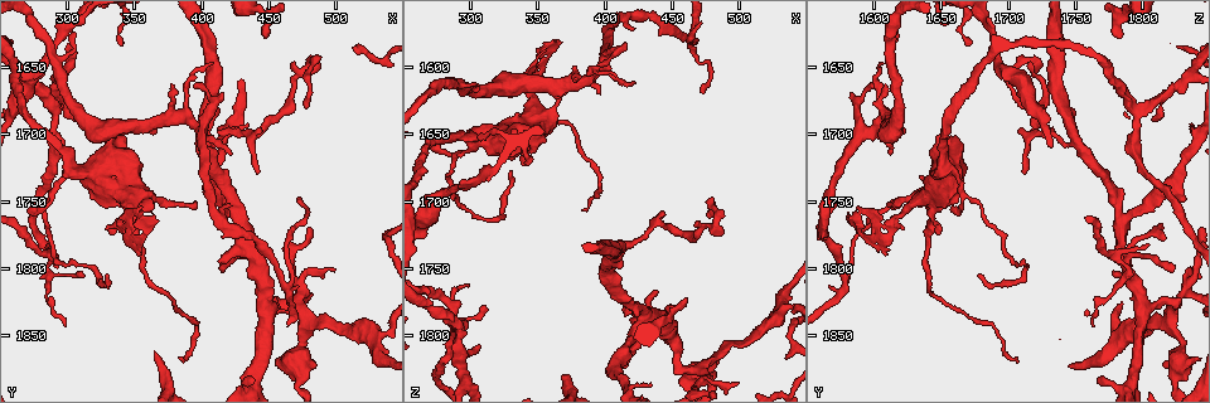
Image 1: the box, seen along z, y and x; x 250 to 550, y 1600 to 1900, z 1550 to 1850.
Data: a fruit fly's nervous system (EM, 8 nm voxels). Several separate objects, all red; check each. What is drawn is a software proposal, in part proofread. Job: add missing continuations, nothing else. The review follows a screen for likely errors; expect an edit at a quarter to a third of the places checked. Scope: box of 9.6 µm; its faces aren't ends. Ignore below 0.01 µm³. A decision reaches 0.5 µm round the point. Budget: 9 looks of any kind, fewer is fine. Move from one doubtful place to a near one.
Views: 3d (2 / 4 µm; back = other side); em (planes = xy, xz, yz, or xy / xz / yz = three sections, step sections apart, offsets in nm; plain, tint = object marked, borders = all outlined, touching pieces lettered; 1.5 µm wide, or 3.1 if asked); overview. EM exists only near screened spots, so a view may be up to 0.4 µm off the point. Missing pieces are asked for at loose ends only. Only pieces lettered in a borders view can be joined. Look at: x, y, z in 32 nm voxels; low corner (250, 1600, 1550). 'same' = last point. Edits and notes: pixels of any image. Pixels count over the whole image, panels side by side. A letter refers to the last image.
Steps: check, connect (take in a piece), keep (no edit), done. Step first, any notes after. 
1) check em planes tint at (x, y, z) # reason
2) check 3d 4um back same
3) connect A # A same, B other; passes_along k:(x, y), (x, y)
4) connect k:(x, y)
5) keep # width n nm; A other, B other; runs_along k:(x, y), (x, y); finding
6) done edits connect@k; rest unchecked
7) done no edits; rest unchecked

check 3d 4um at (420, 1714, 1610) # free end

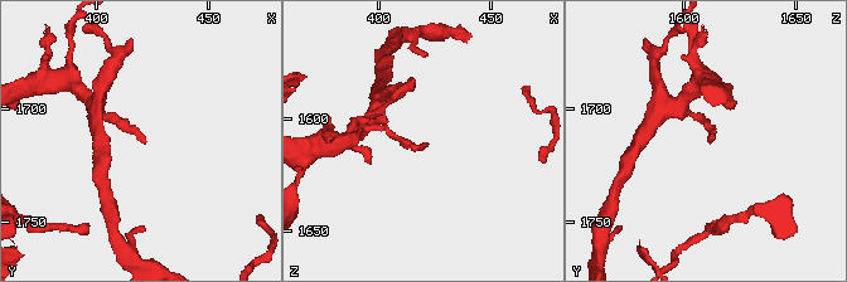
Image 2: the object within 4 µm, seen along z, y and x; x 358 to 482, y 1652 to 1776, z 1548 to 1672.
check em planes tint at (421, 1715, 1610)

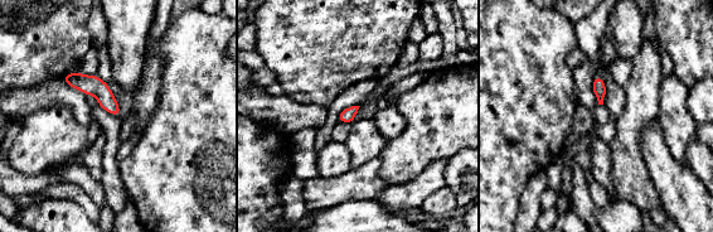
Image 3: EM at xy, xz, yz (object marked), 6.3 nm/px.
check em planes borders same

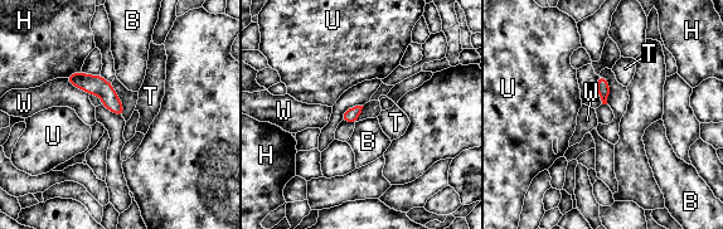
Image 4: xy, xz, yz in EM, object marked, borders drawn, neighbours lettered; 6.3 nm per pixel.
keep # width 90 nm; B other, H other, T other, U other, W other; none of them fits

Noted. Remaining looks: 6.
check em planes borders at (340, 1630, 1674) # tapers out

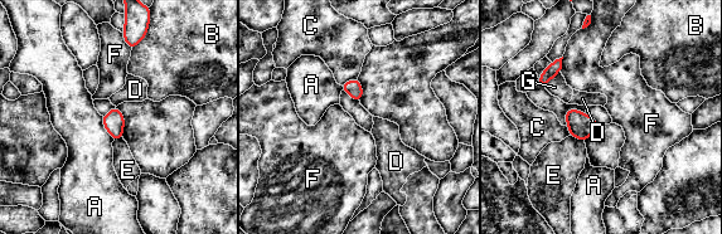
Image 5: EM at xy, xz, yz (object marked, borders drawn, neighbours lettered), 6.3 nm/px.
keep # A other, B other, C other, D other, E other, F other, G other; border 5:(122, 35), (131, 49); no lettered piece goes on from it

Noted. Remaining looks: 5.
check 3d 4um at (330, 1768, 1624) # branch stops here

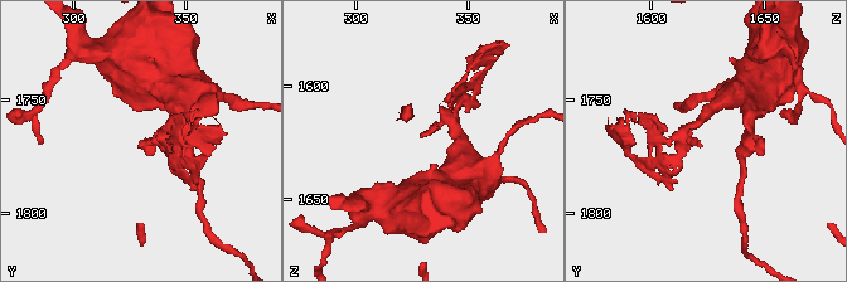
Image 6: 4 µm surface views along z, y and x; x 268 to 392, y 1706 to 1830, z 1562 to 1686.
check em planes plain at (330, 1770, 1623) # now the EM

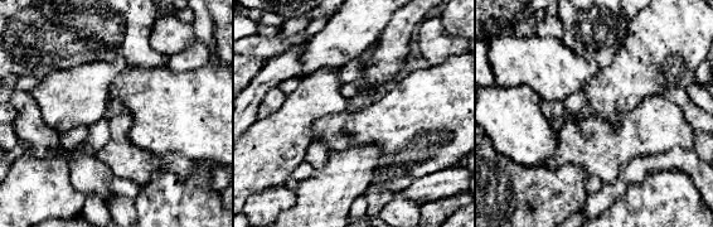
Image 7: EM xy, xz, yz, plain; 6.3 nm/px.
check em planes borders same # see the neighbours

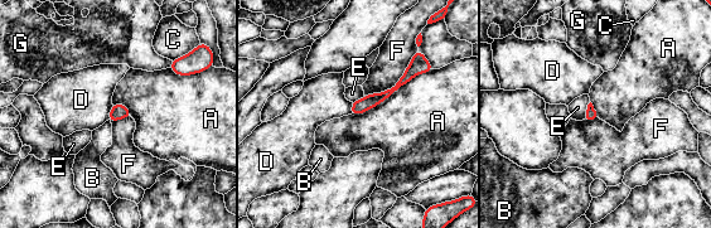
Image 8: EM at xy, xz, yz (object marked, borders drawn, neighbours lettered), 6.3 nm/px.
keep # longest_contact A 600 nm; A other, B other, C other, D other, E other, F other, G other; runs_along 8:(416, 68), (393, 90), (354, 111); no lettered piece goes on from it

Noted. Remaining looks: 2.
check em yz step 4 borders at (368, 1764, 1580) # free end

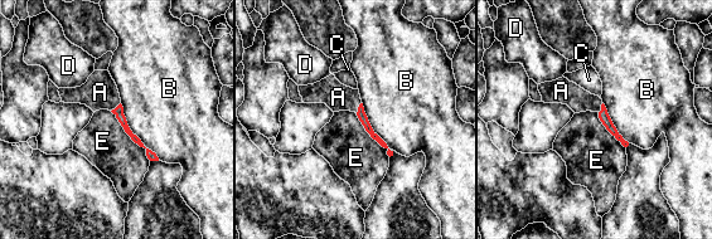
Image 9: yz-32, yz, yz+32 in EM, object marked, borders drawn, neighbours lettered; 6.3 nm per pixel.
check em planes borders same

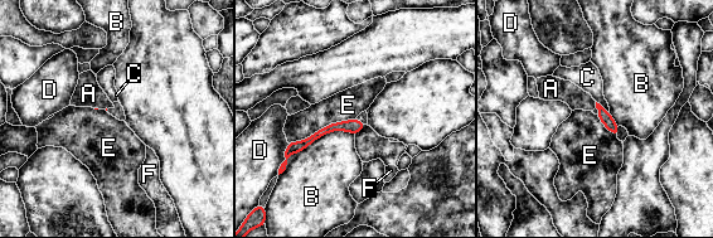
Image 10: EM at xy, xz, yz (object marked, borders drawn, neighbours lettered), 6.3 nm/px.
connect A # A same, B other, C other, D other, E other, F other; the neuron continues

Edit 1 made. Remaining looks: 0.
done edits connect@10; rest unchecked

